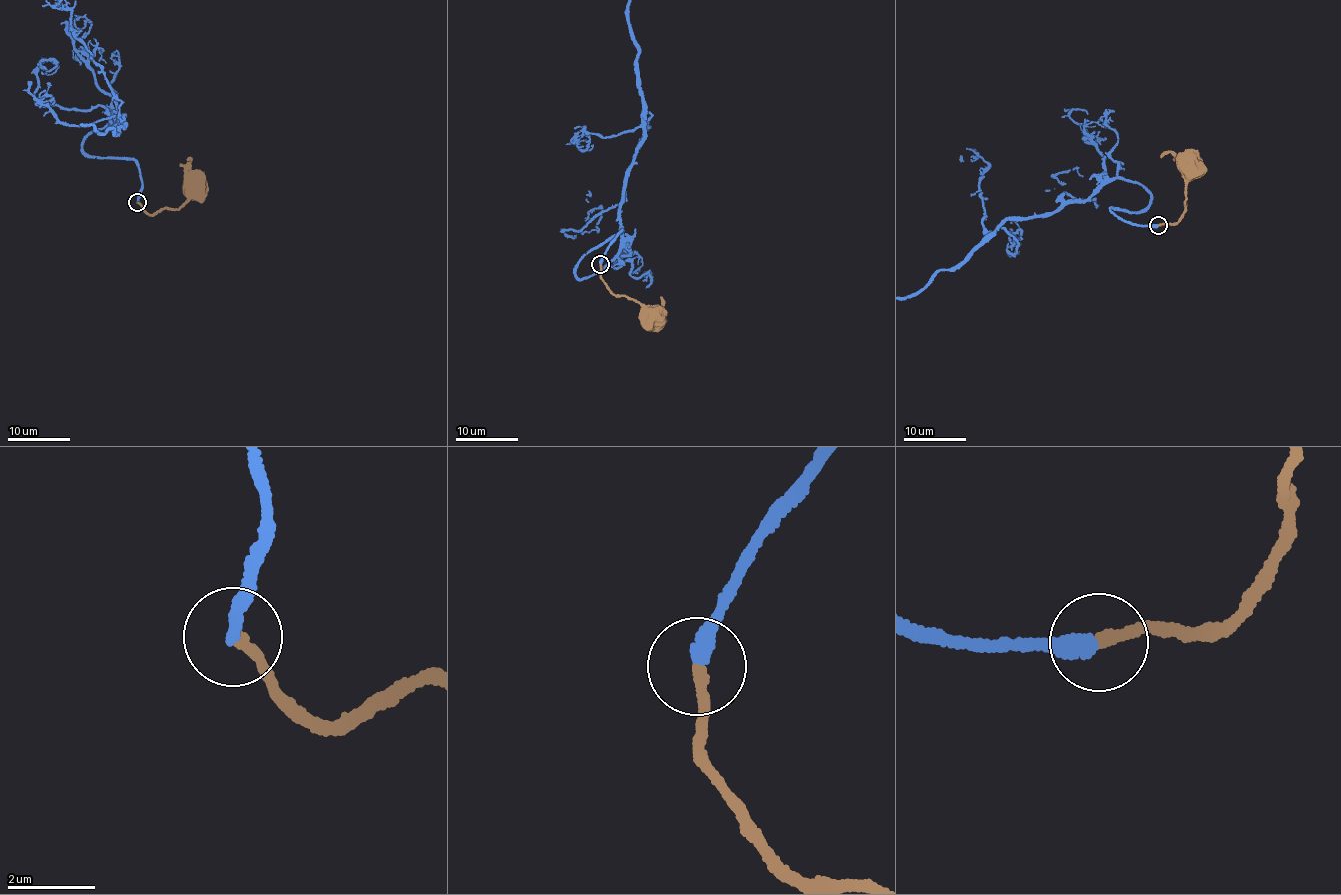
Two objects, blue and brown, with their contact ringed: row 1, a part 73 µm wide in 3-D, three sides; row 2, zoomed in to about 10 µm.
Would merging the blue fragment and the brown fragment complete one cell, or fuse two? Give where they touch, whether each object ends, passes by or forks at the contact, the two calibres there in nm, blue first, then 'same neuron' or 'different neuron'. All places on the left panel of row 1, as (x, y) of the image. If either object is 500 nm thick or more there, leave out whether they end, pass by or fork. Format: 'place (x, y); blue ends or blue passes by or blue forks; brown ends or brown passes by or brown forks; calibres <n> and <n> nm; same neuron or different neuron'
place (137, 202); blue ends; brown ends; calibres 320 and 240 nm; same neuron

